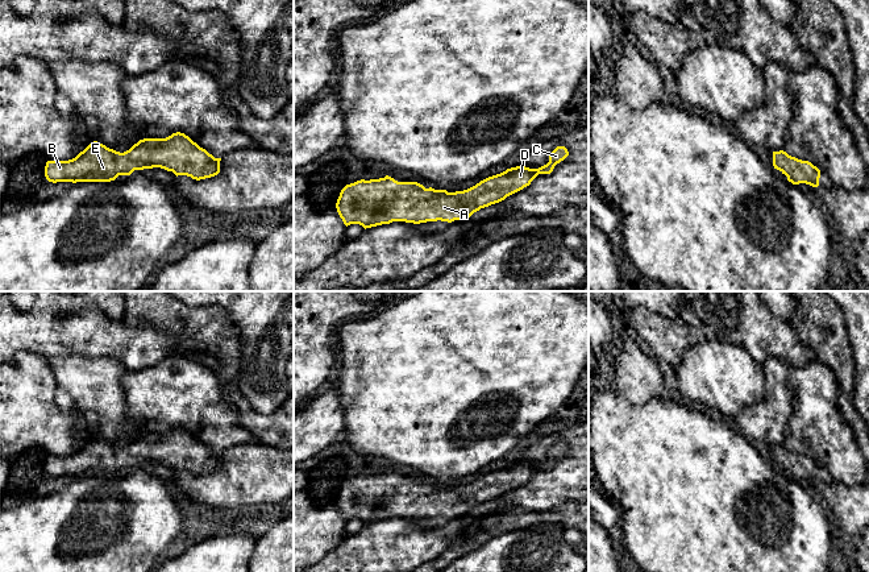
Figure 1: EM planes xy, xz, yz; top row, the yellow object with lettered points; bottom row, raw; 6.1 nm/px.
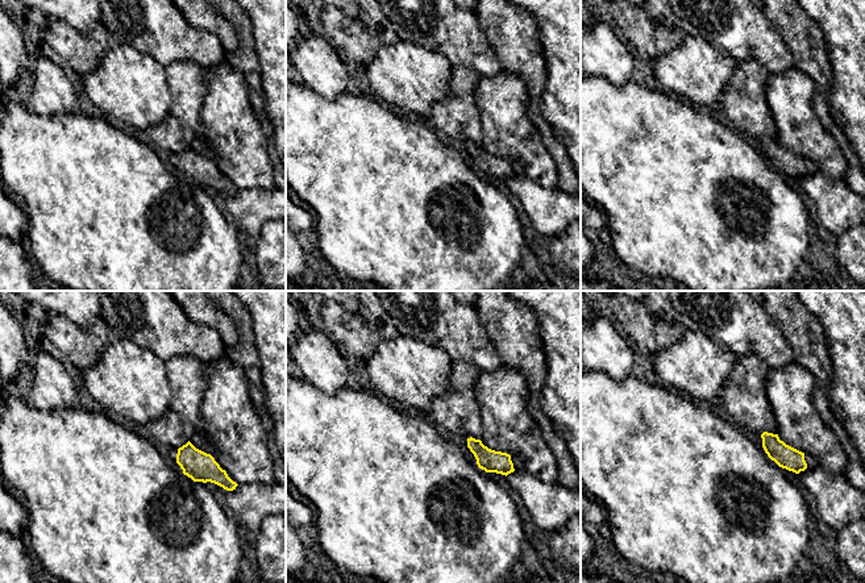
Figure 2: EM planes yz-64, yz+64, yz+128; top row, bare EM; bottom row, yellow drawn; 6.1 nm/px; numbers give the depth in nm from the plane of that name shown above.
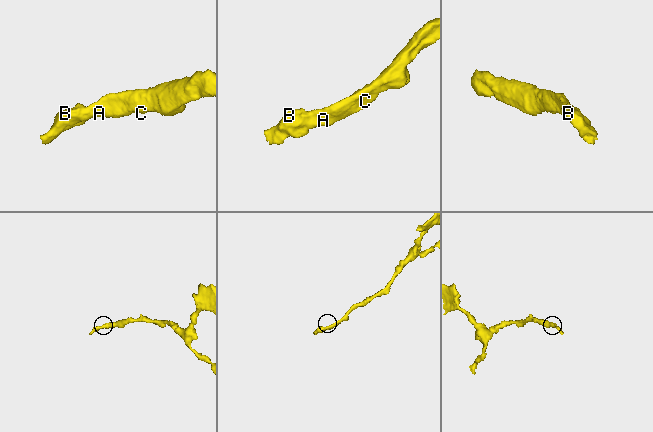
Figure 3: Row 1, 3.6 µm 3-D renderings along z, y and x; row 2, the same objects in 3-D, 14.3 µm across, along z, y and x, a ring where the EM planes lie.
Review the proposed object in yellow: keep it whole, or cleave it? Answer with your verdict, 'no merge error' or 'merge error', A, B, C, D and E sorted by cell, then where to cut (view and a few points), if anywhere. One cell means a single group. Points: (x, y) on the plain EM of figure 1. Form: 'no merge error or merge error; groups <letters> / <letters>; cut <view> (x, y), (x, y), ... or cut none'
no merge error; groups A B C D E; cut none

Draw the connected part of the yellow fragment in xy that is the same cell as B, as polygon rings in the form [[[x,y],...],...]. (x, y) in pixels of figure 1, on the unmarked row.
[[[184,428],[166,434],[144,434],[120,448],[97,436],[91,438],[75,453],[47,456],[49,477],[111,477],[134,465],[161,463],[178,471],[200,476],[220,468],[221,453],[215,453]]]

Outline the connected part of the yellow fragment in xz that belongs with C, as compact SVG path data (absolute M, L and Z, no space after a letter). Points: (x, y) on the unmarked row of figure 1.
M557 442L550 448L549 457L539 464L511 463L456 488L425 484L417 477L398 477L388 471L361 474L341 485L336 503L346 522L359 519L365 525L392 517L420 519L467 515L481 503L499 498L529 481L539 469L550 469L567 451L565 442Z

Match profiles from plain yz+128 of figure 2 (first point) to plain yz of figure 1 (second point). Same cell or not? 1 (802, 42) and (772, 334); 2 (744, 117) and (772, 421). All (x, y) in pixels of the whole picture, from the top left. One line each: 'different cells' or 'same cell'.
1: different cells
2: same cell

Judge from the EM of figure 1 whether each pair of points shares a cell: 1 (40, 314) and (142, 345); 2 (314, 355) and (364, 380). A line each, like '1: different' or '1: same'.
1: same
2: different

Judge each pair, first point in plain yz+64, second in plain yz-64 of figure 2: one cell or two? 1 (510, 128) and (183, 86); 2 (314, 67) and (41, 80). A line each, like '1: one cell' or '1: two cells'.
1: two cells
2: one cell

